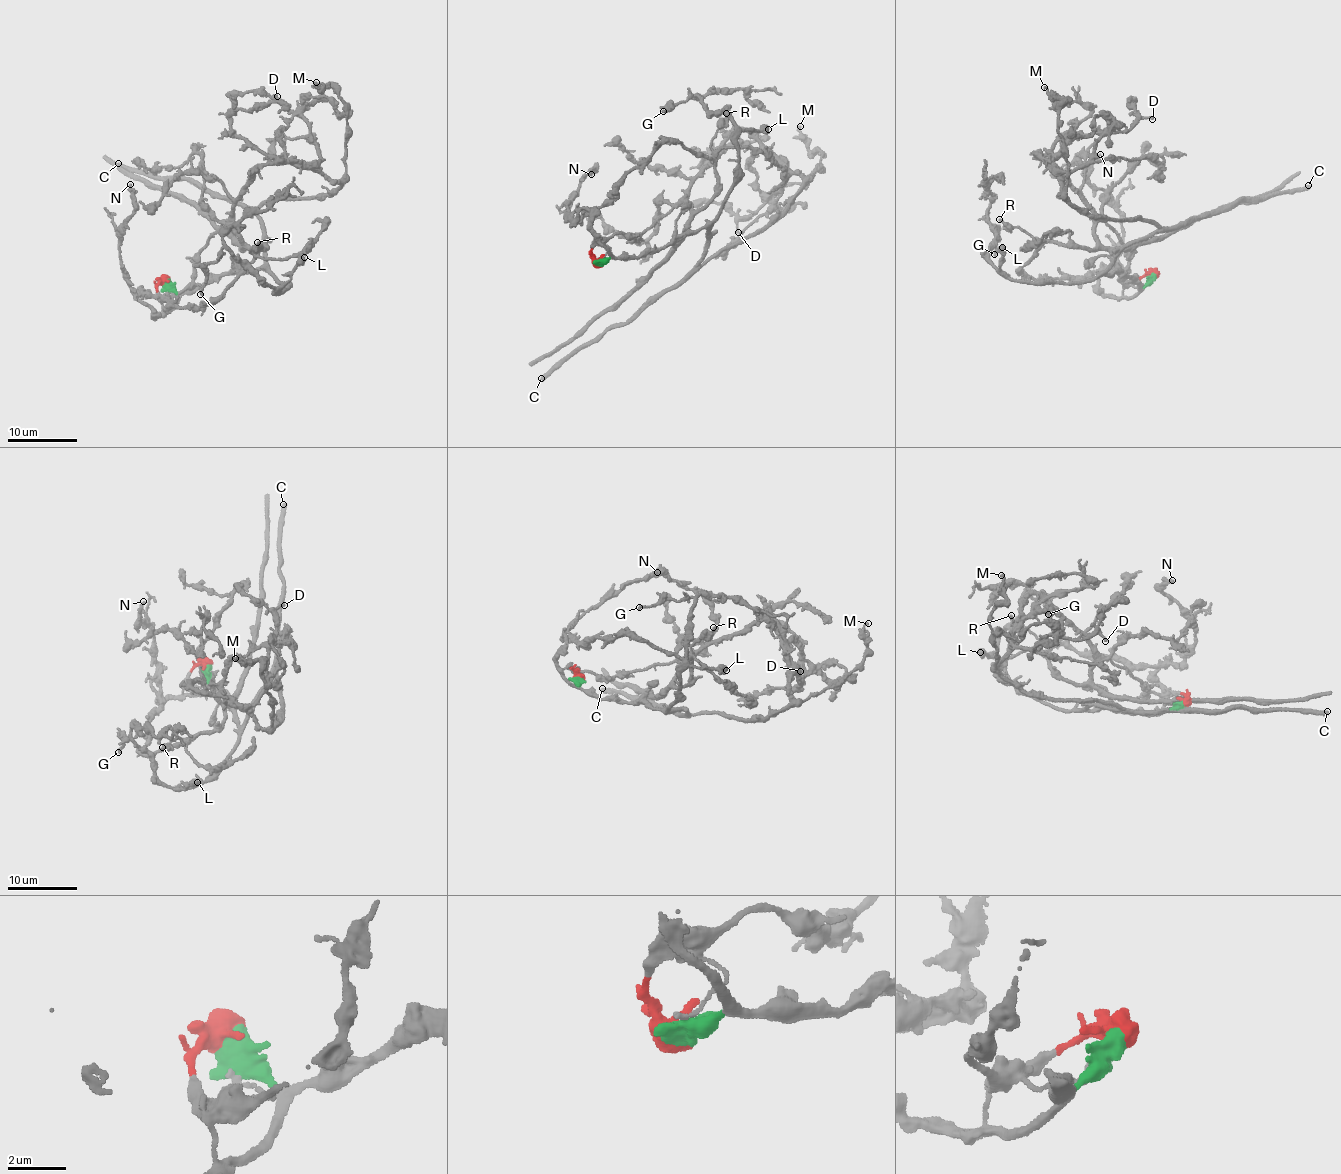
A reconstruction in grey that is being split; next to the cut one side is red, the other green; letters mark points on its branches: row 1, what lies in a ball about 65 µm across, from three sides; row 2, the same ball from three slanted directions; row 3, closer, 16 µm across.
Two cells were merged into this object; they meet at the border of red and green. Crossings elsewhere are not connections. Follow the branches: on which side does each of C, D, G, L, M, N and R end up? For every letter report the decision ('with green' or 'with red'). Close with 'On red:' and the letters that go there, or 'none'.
C: with green
D: with red
G: with green
L: with green
M: with green
N: with green
R: with red
On red: D, R

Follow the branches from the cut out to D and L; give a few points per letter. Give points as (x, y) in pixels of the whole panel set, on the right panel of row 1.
D: (1155, 274), (1129, 286), (1119, 280), (1126, 245), (1054, 165), (1034, 155), (1075, 171), (1104, 135), (1153, 118)
L: (1155, 274), (1142, 290), (1133, 281), (1116, 272), (1082, 281), (1013, 282), (1001, 270), (1003, 247)

